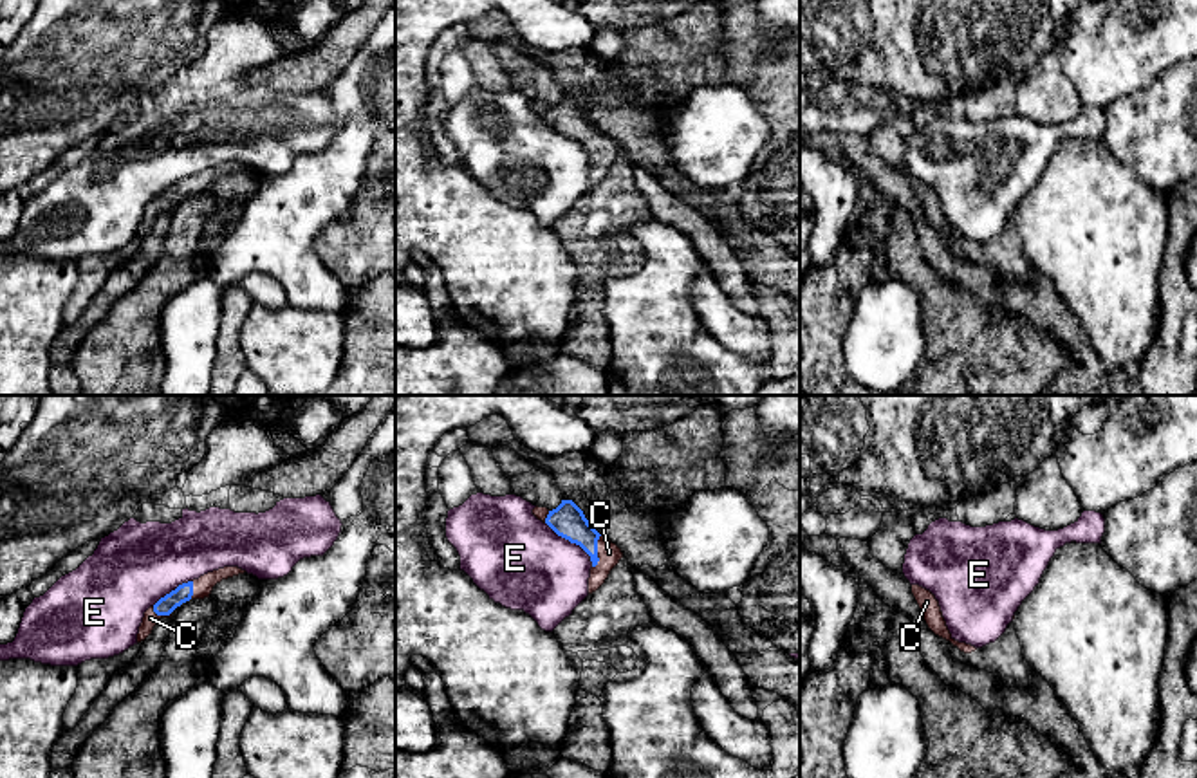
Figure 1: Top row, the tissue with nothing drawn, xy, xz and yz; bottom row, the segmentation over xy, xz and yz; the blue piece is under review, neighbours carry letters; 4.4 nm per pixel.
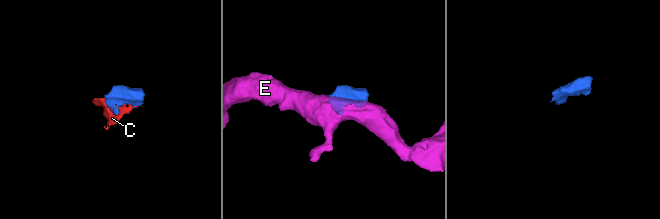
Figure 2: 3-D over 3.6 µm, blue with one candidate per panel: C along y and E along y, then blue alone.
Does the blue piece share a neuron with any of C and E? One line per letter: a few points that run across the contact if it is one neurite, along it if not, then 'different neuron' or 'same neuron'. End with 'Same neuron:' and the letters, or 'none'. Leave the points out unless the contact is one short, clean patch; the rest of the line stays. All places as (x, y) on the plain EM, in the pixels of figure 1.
C: same neuron
E: different neuron
Same neuron: C

